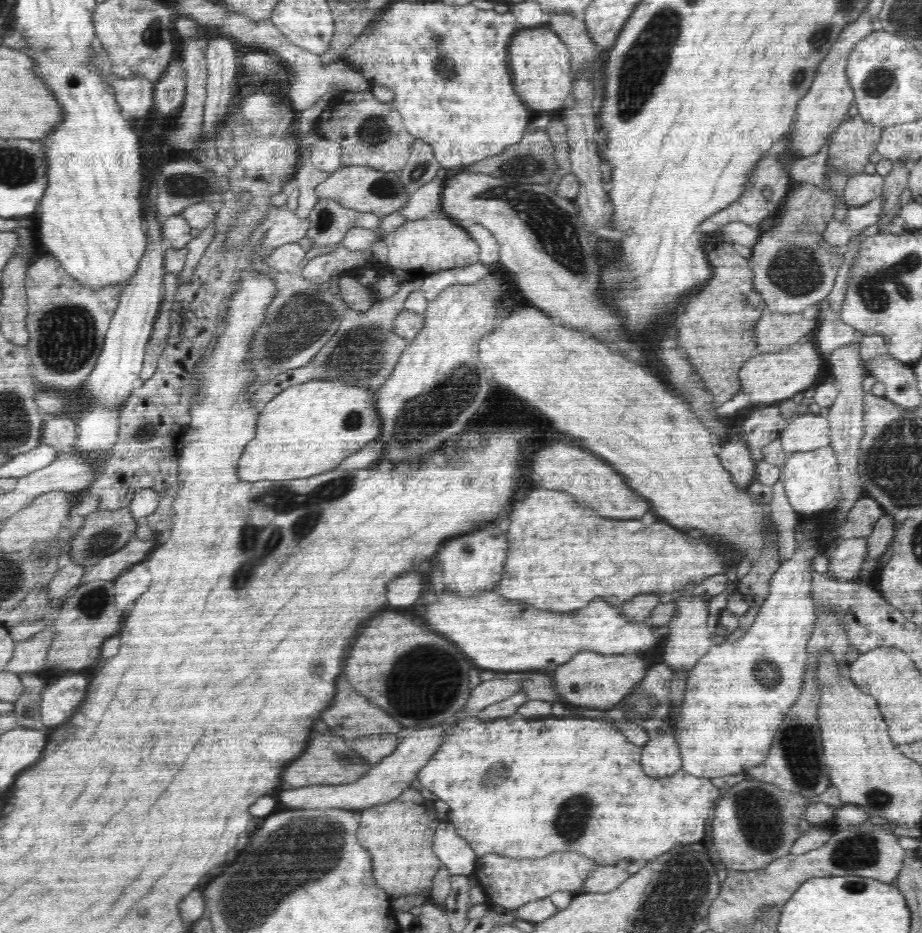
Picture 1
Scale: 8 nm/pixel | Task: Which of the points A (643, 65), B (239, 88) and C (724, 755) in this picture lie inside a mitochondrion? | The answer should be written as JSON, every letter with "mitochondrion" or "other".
{"A":"mitochondrion","B":"other","C":"other"}

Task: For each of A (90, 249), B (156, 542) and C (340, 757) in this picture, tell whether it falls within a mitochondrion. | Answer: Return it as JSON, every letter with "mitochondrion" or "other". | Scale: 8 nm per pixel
{"A":"other","B":"other","C":"mitochondrion"}

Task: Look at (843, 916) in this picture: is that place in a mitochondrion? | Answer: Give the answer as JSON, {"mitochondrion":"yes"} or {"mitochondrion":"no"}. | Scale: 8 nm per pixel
{"mitochondrion":"no"}

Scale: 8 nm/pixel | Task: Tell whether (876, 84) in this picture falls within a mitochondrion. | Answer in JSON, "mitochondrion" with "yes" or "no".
{"mitochondrion":"yes"}

